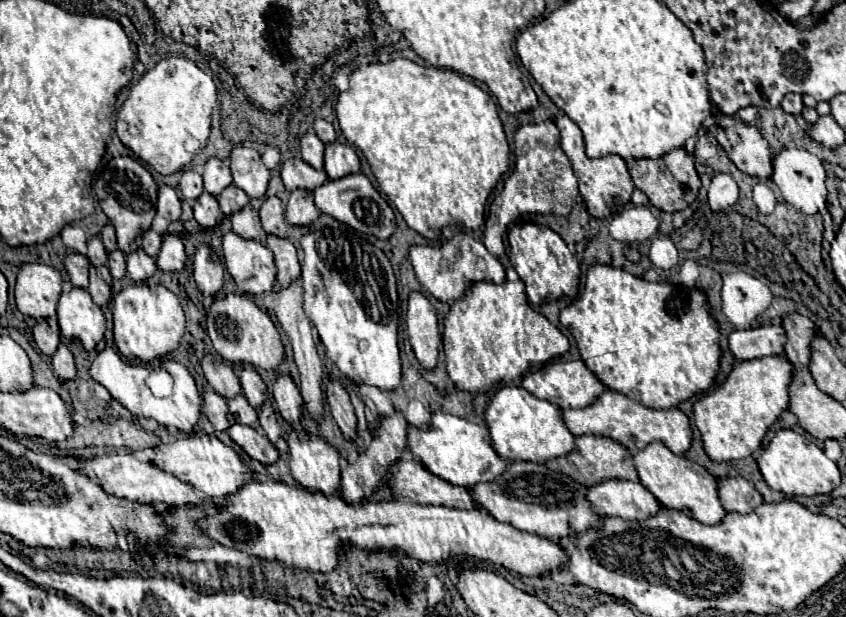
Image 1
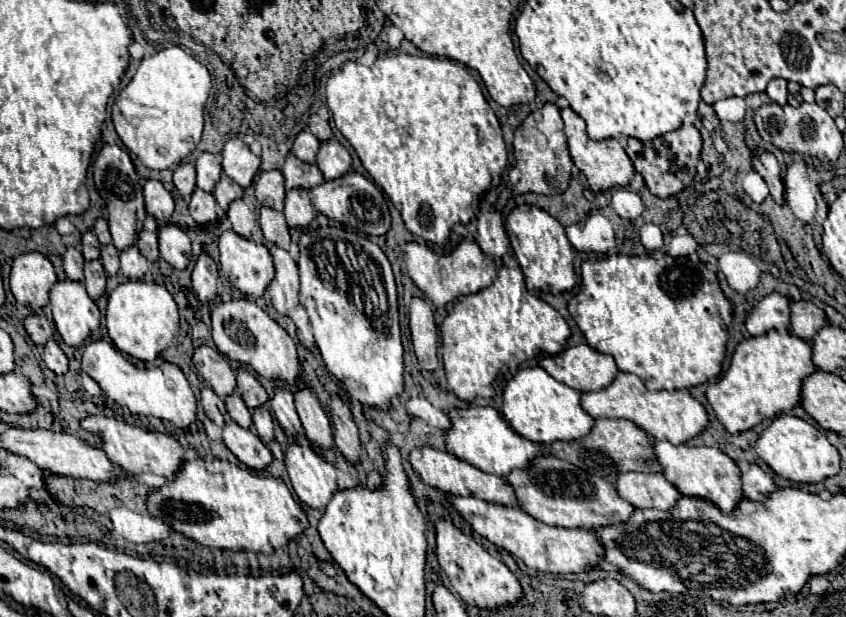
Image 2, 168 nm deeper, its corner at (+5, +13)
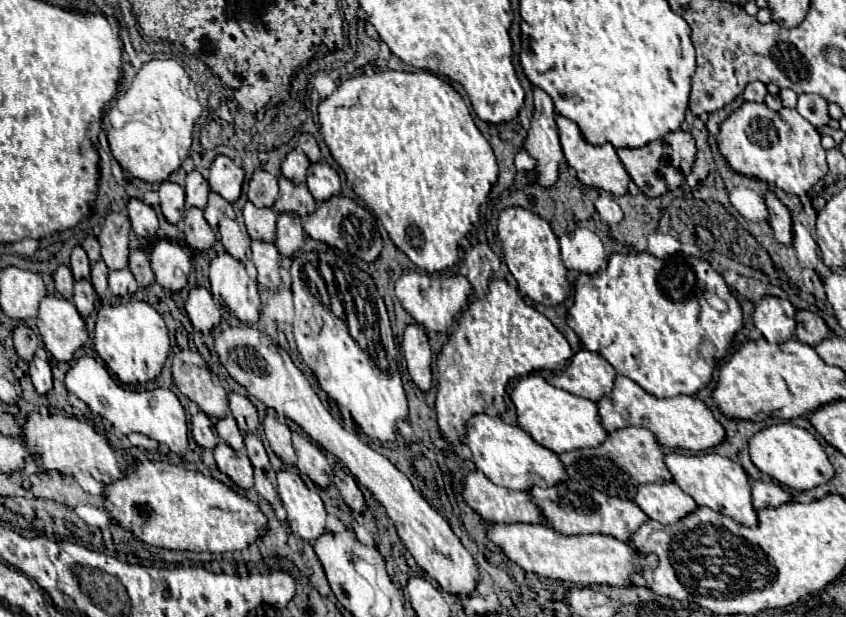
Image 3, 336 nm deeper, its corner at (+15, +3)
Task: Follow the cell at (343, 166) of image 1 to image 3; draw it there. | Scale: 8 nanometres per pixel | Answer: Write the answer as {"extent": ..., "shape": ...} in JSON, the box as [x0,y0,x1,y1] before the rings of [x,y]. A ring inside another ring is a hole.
{"extent":[307,161,341,203],"shape":[[[319,161],[319,163],[311,163],[309,167],[307,187],[311,195],[315,197],[315,201],[321,203],[341,191],[341,181],[339,181],[337,171],[329,163]]]}

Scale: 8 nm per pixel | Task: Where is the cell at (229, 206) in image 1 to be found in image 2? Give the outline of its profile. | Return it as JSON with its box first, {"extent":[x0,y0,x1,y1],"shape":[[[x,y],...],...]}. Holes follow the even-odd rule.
{"extent":[213,175,243,211],"shape":[[[221,175],[219,183],[217,183],[215,191],[213,191],[213,197],[217,199],[219,207],[221,207],[223,211],[227,211],[227,207],[229,207],[231,201],[243,197],[243,189],[241,189],[235,181],[231,181],[227,175]]]}

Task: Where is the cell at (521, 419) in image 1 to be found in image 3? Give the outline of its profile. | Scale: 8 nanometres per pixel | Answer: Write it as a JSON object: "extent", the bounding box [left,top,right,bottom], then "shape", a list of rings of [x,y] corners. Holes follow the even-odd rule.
{"extent":[511,375,607,455],"shape":[[[539,375],[521,379],[511,391],[511,401],[515,405],[519,427],[527,431],[535,443],[551,449],[557,455],[573,449],[597,447],[607,437],[607,431],[601,427],[599,421],[597,405],[593,401],[577,397],[565,389],[557,389]]]}

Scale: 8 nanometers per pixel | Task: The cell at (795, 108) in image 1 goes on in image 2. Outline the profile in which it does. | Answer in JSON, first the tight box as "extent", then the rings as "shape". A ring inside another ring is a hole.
{"extent":[765,79,787,103],"shape":[[[771,79],[765,93],[775,103],[787,103],[787,81],[785,79]]]}

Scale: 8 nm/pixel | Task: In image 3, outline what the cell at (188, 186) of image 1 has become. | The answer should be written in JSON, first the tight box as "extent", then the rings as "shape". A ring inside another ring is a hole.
{"extent":[159,181,185,223],"shape":[[[163,181],[159,187],[161,211],[169,223],[179,223],[185,213],[185,189],[177,183]]]}

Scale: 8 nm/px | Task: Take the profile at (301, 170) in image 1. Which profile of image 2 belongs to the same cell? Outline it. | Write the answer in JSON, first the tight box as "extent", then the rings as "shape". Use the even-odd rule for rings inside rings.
{"extent":[283,153,323,189],"shape":[[[293,153],[287,155],[285,165],[283,165],[283,177],[285,177],[285,187],[287,189],[311,189],[317,187],[319,183],[323,183],[323,175],[317,169],[317,165],[309,165],[299,161]]]}

